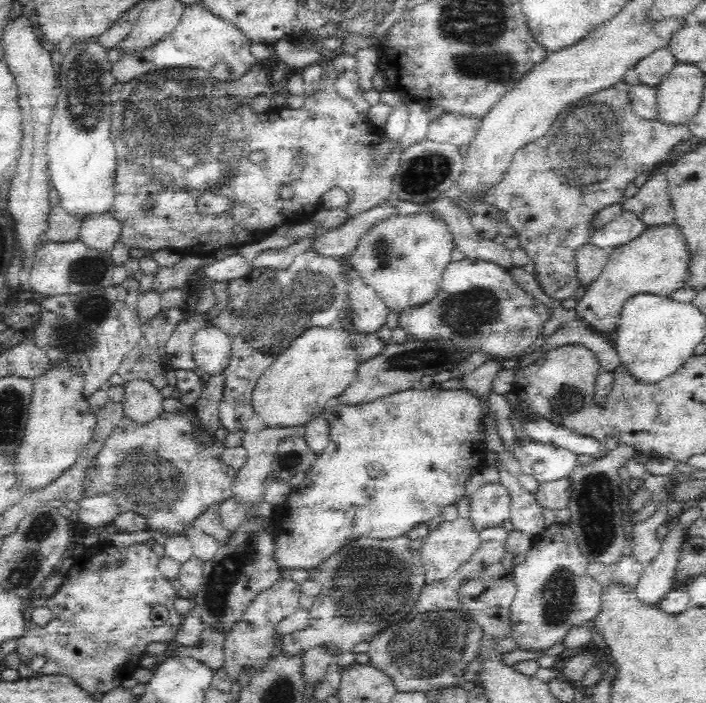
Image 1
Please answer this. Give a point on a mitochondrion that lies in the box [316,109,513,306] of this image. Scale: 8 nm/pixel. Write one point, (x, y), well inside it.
(417, 177)

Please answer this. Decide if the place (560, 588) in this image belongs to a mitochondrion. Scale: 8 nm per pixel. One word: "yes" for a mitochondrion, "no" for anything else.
yes

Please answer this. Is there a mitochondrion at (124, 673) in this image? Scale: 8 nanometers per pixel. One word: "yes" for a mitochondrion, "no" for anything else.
no

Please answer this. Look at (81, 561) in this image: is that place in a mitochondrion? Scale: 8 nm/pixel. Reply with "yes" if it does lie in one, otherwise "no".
no

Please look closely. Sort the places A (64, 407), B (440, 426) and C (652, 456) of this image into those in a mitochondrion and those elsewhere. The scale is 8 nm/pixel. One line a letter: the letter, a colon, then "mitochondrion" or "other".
A: other
B: other
C: other

